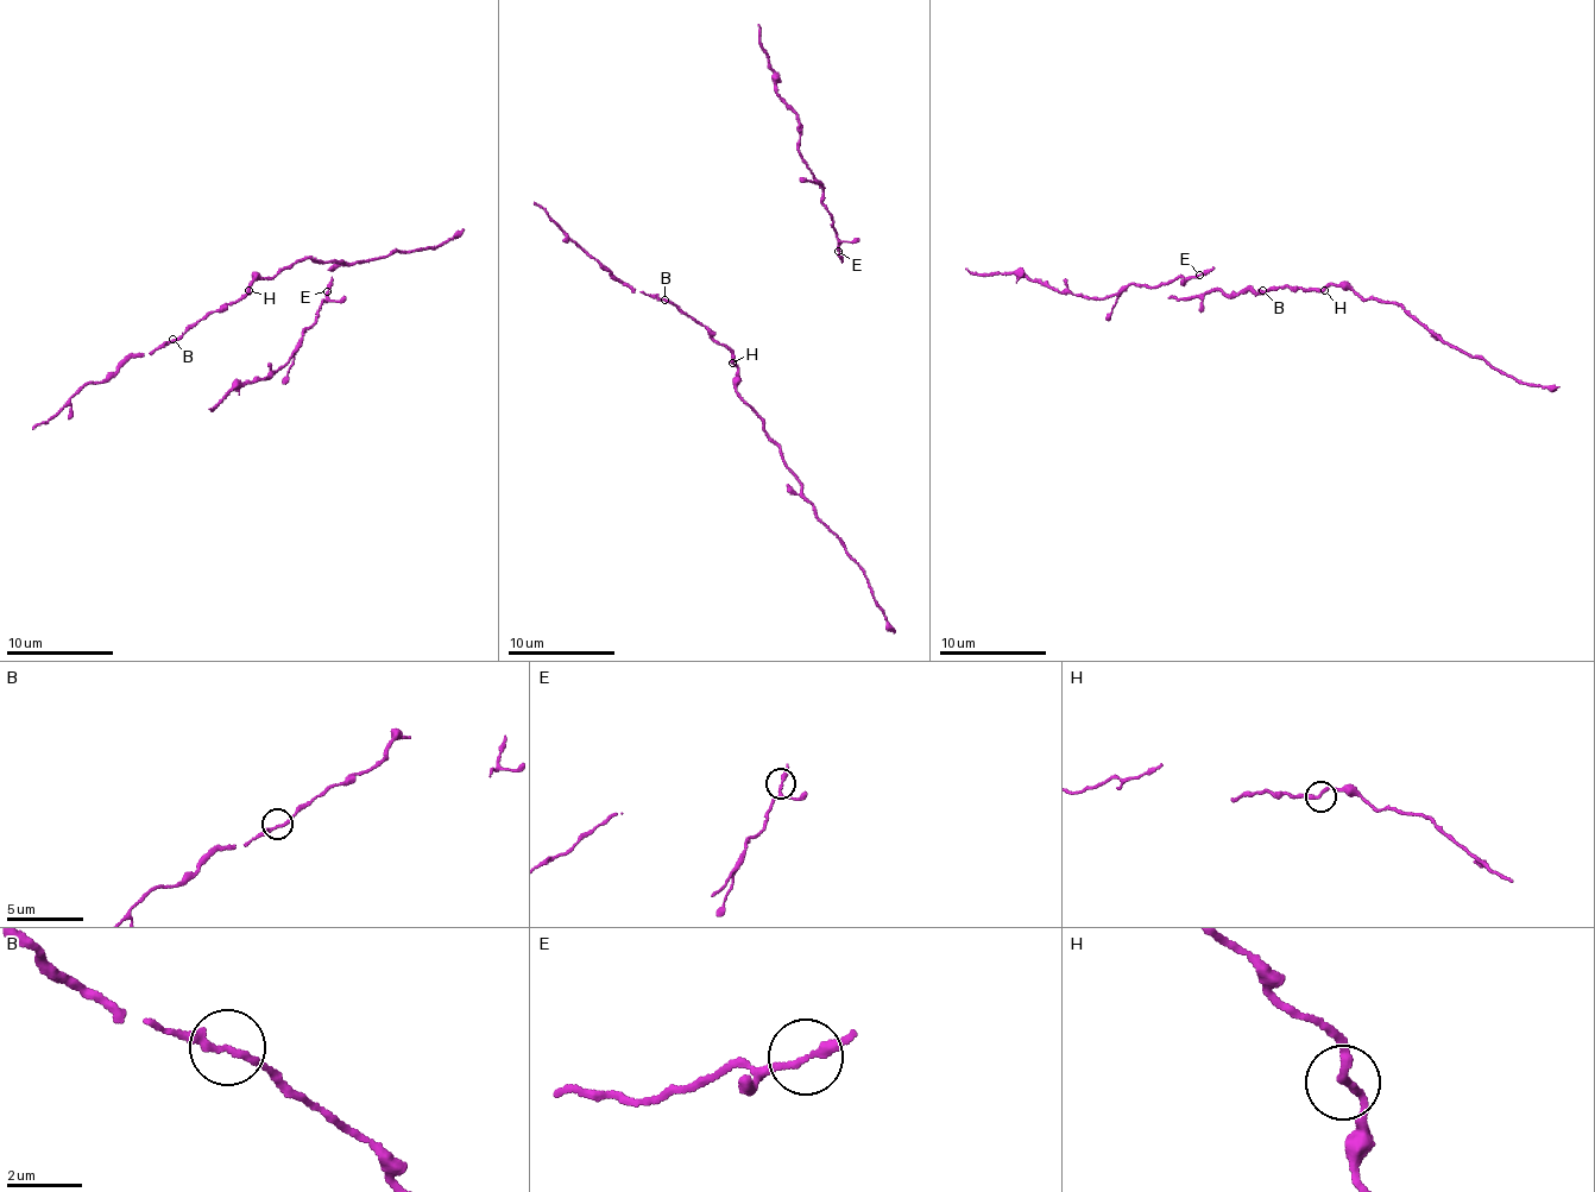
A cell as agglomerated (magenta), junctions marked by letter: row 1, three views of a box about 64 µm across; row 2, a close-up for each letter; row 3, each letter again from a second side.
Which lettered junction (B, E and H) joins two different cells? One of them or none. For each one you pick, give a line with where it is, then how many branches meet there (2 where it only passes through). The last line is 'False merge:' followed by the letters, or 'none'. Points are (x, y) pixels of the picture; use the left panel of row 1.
H: place (248, 290); branches 2
False merge: H

